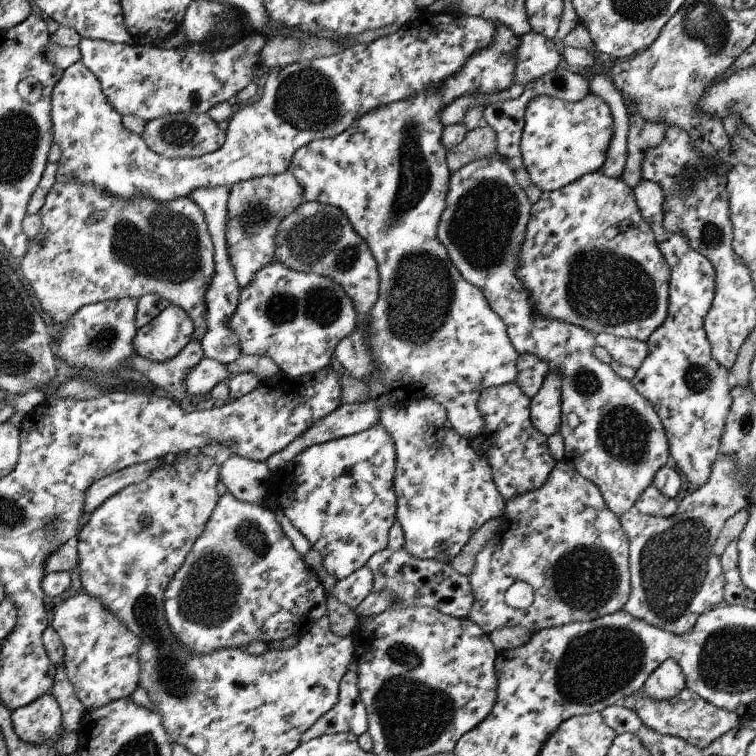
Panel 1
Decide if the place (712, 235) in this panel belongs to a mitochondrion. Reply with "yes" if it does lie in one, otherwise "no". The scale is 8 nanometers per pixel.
yes

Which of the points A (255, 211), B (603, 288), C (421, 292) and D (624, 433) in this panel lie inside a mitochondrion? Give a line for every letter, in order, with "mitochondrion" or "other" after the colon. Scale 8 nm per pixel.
A: mitochondrion
B: mitochondrion
C: mitochondrion
D: mitochondrion

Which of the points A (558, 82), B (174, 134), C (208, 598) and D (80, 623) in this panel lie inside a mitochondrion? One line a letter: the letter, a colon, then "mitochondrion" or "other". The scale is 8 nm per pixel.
A: other
B: mitochondrion
C: mitochondrion
D: other

